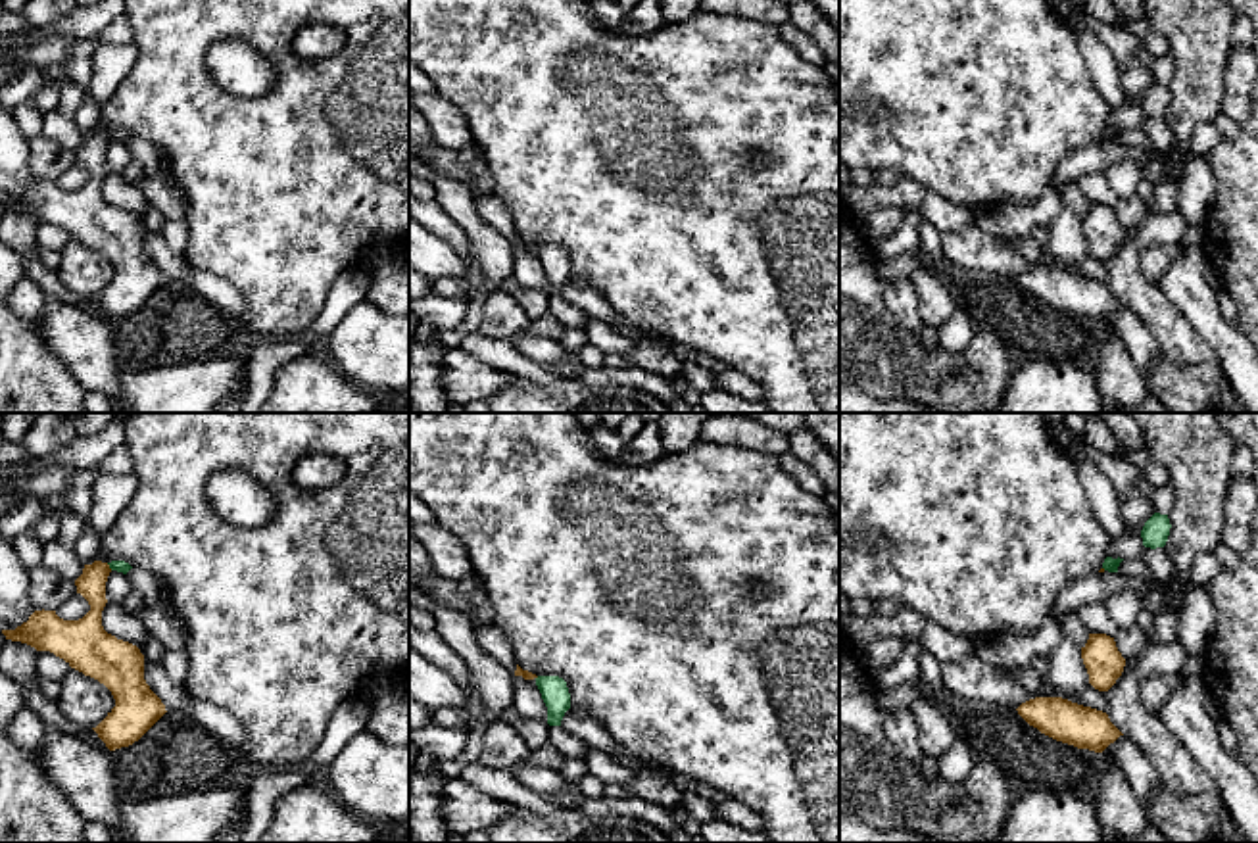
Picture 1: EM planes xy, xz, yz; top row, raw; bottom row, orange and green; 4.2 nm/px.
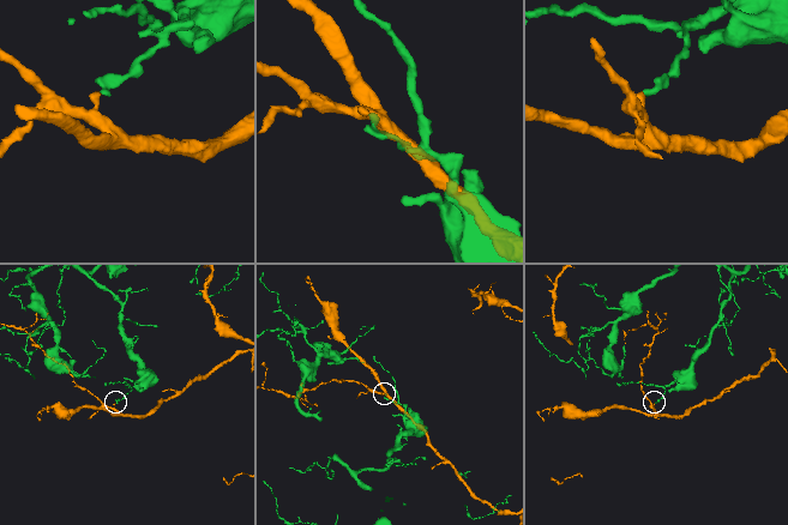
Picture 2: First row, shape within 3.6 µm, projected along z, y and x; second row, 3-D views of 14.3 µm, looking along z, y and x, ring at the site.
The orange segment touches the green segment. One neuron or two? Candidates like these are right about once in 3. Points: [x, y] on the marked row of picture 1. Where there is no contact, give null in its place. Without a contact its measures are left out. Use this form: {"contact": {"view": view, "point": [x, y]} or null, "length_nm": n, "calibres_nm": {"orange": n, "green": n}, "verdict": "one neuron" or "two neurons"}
{"contact": {"view": "xy", "point": [108, 567]}, "length_nm": 40, "calibres_nm": {"orange": 120, "green": 50}, "verdict": "two neurons"}

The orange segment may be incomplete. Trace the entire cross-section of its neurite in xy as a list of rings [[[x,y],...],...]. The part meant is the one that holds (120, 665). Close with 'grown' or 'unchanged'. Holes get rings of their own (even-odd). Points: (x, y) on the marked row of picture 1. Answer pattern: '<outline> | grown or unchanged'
[[[94,561],[75,580],[90,611],[79,620],[63,620],[56,611],[35,611],[15,630],[2,630],[6,639],[21,641],[36,651],[50,651],[71,668],[104,684],[115,707],[92,728],[109,751],[138,741],[167,711],[144,680],[144,655],[129,641],[117,639],[102,626],[108,603],[106,582],[111,568]]] | unchanged

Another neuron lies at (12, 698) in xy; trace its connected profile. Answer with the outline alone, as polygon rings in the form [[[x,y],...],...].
[[[0,672],[0,734],[8,734],[10,722],[21,707],[25,707],[21,686],[8,674]]]

